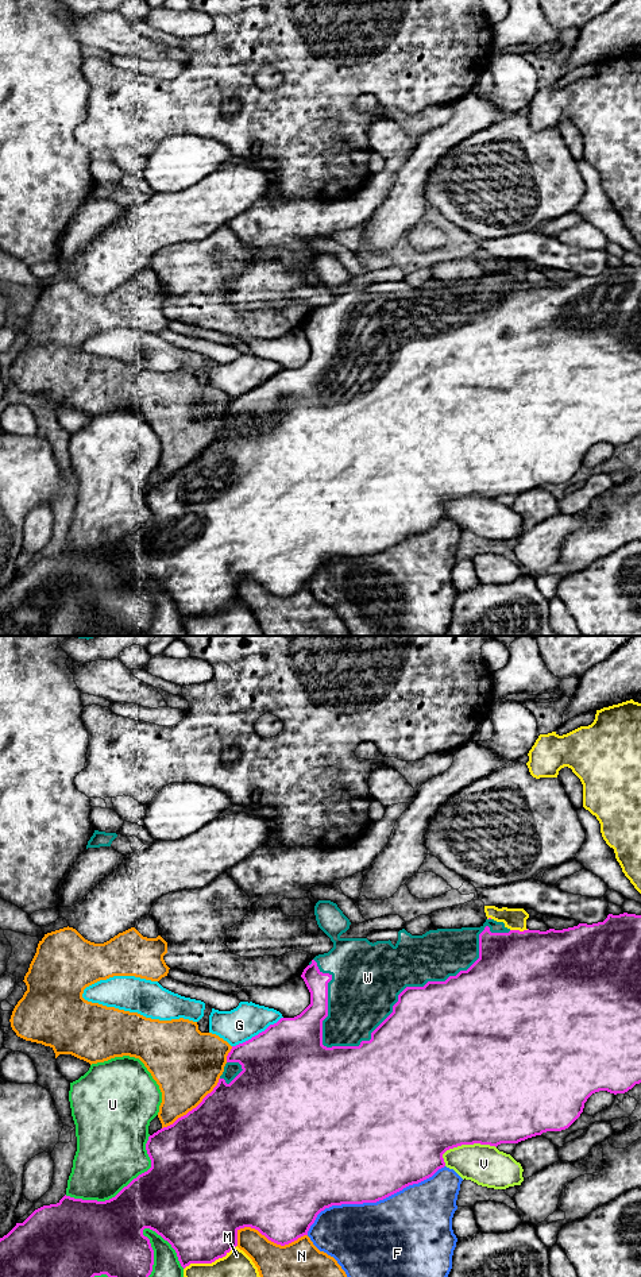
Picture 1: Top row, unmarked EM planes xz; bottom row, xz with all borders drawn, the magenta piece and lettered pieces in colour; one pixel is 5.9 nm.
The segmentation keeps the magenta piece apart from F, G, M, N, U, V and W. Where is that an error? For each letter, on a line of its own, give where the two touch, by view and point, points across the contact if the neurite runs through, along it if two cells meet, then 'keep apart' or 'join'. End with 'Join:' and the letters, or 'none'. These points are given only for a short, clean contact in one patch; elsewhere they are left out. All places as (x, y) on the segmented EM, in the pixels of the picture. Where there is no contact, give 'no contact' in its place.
F: xz (371, 1202) | keep apart
G: xz (258, 1034) | keep apart
M: xz (209, 1262) | keep apart
N: xz (265, 1235) | keep apart
U: xz (124, 1187) | keep apart
V: xz (467, 1144) | keep apart
W: xz (420, 987) | join
Join: W

